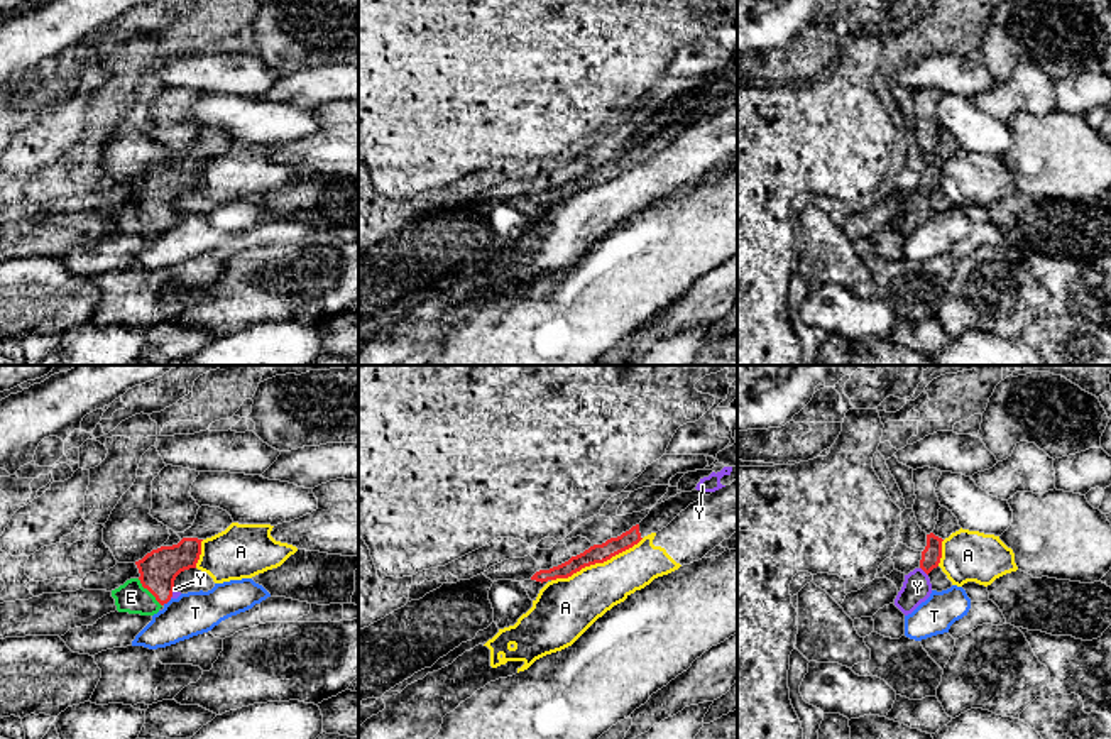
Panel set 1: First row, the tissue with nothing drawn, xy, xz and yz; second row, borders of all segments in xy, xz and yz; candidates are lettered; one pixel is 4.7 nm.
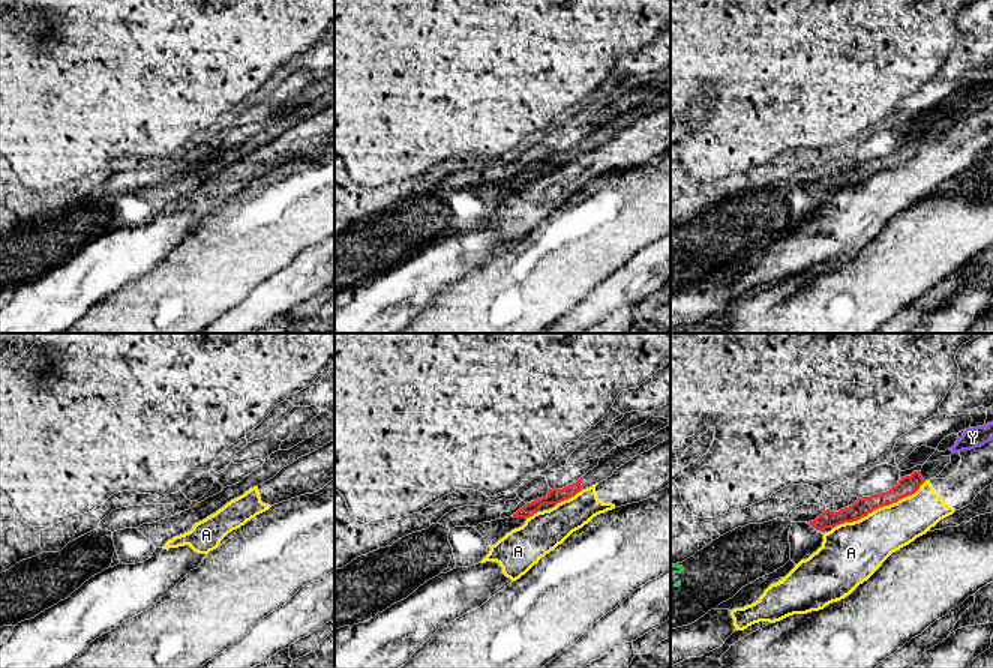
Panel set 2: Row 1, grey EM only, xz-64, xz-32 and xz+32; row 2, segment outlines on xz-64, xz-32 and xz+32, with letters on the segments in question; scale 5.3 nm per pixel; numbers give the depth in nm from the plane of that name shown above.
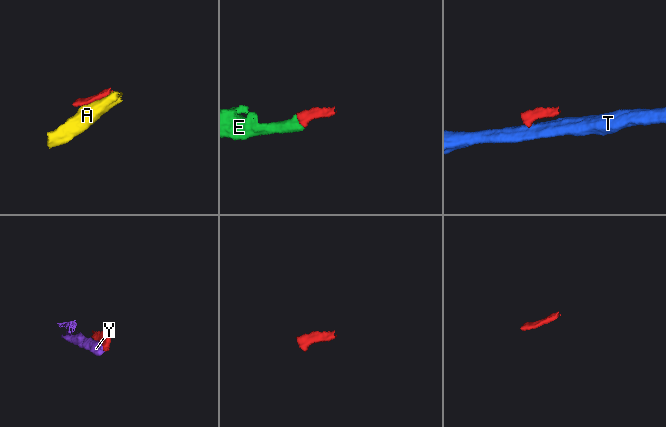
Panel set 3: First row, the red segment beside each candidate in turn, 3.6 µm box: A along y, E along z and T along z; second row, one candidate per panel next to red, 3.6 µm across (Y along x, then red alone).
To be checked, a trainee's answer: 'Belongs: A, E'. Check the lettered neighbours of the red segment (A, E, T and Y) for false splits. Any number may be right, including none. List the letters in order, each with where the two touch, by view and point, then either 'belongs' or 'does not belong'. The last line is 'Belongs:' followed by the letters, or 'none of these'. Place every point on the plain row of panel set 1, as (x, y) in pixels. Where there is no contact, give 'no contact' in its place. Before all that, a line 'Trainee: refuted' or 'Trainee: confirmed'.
Trainee: refuted
A: xz (597, 183) | does not belong
E: xy (149, 212) | belongs
T: xy (166, 224) | does not belong
Y: yz (924, 191) | belongs
Belongs: E, Y

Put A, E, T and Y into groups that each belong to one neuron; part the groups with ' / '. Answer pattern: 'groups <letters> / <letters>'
groups A / E Y / T

